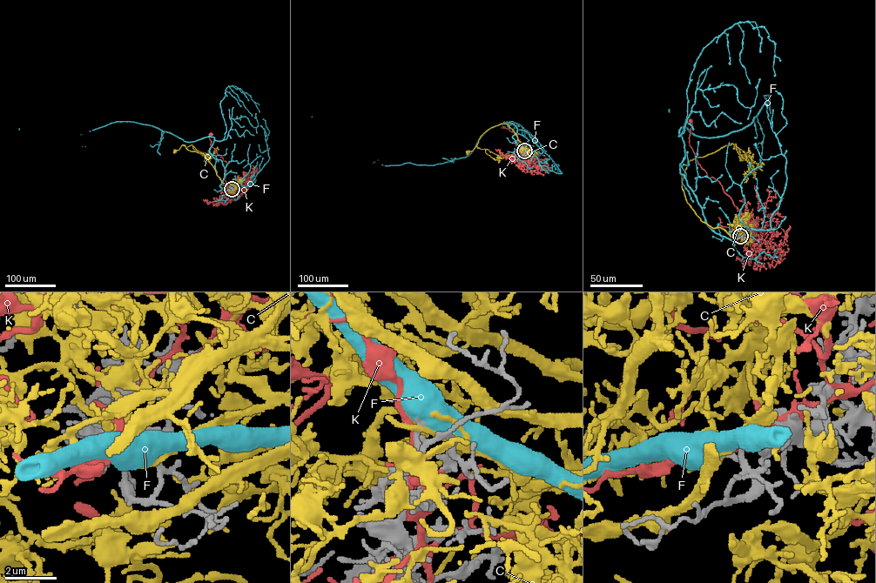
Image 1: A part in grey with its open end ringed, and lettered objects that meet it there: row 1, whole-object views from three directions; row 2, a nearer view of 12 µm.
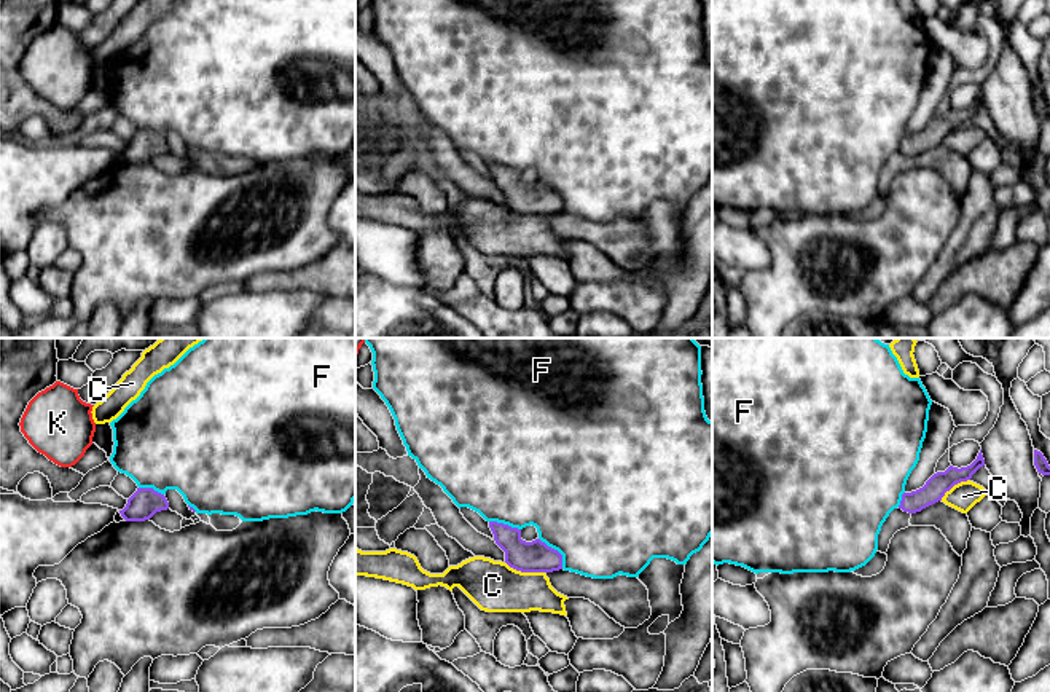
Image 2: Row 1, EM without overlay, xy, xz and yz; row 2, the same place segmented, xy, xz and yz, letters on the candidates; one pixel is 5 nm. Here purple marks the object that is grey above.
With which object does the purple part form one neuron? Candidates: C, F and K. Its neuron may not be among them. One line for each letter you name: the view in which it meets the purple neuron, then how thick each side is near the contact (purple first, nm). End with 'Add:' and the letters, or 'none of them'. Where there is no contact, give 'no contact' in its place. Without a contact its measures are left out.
C: xz | 160/260 nm
Add: C

